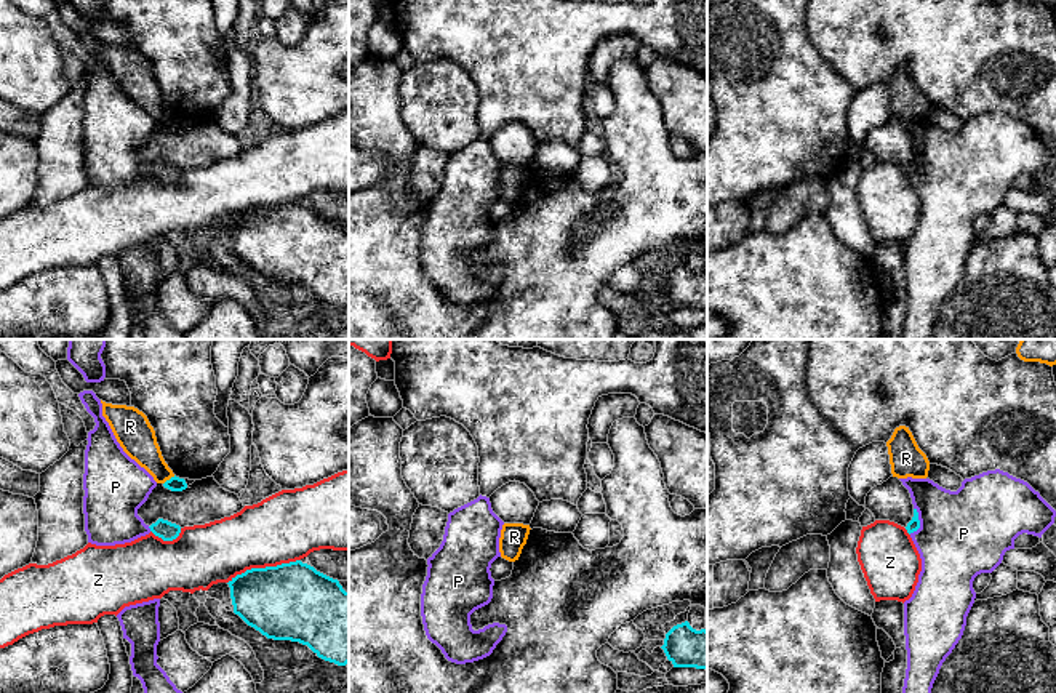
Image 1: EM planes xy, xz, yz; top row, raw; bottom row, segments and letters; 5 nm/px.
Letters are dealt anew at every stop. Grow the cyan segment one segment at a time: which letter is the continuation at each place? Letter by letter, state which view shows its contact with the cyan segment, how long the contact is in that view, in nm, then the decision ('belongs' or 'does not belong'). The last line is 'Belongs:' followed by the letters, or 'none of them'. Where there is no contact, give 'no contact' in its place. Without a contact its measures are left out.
P: contact in yz; length 140 nm; does not belong
R: contact in xy; length 80 nm; does not belong
Z: contact in xy; length 380 nm; does not belong
Belongs: none of them

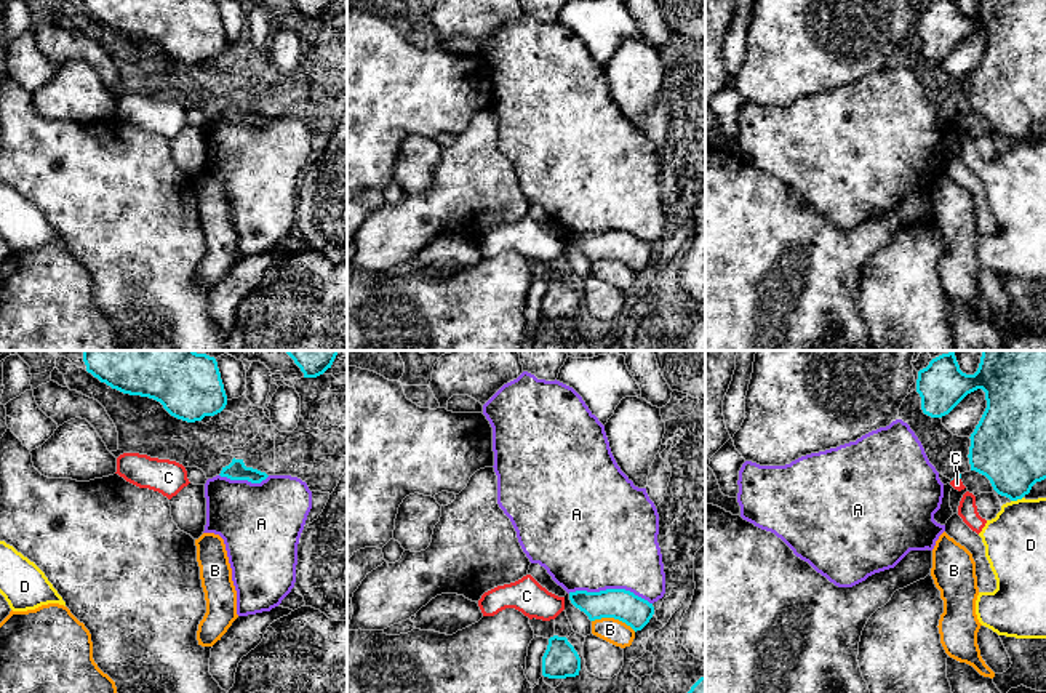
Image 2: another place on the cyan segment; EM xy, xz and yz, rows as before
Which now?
A: contact in xz; length 420 nm; does not belong
B: contact in xz; length 240 nm; does not belong
C: contact in yz; length 50 nm; does not belong
D: contact in yz; length 70 nm; does not belong
Belongs: none of them

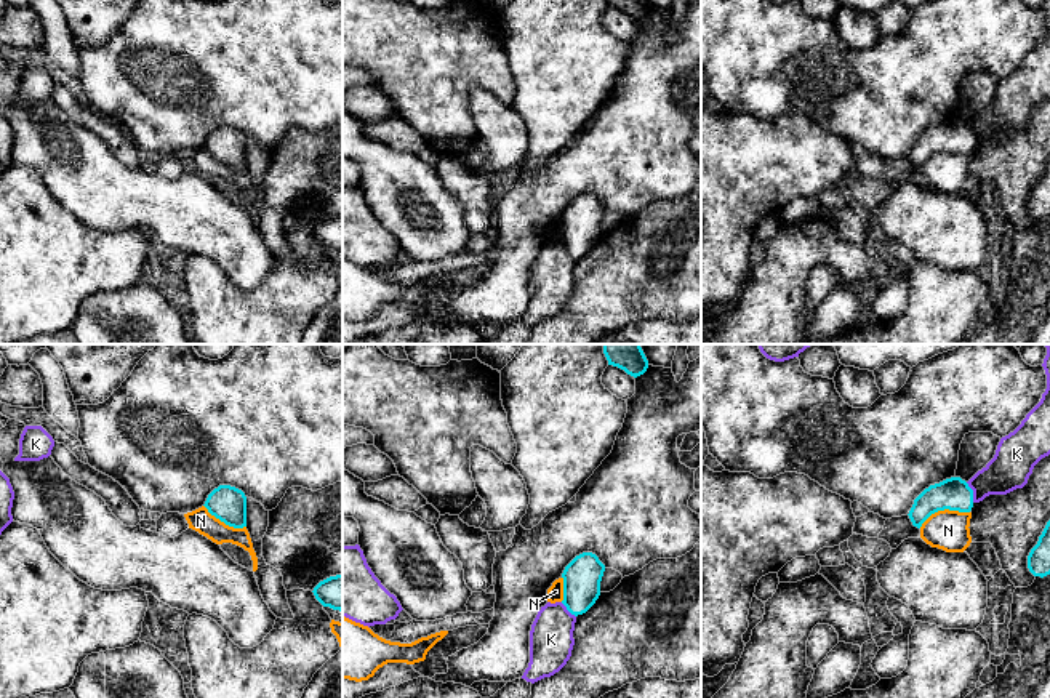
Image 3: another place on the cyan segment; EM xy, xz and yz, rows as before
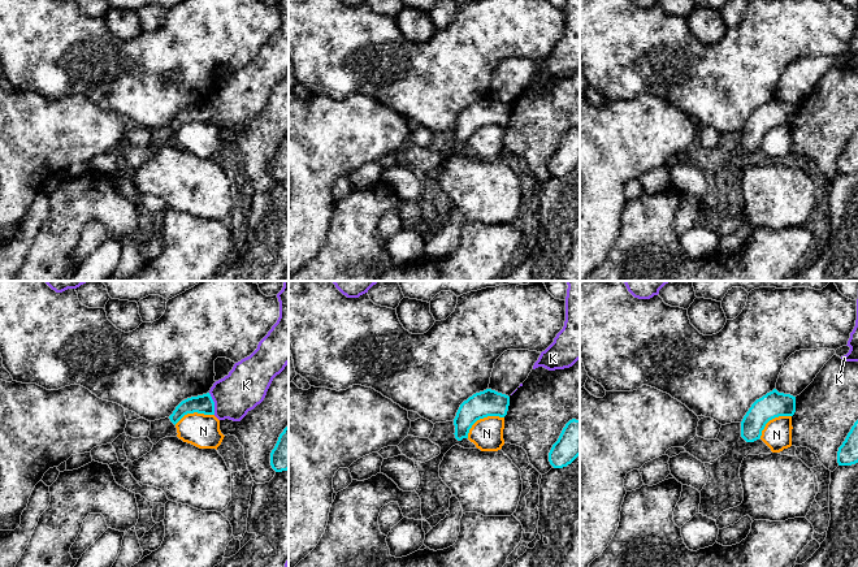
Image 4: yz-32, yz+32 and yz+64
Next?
K: contact in yz; length 110 nm; does not belong
N: contact in yz; length 260 nm; does not belong
Belongs: none of them

